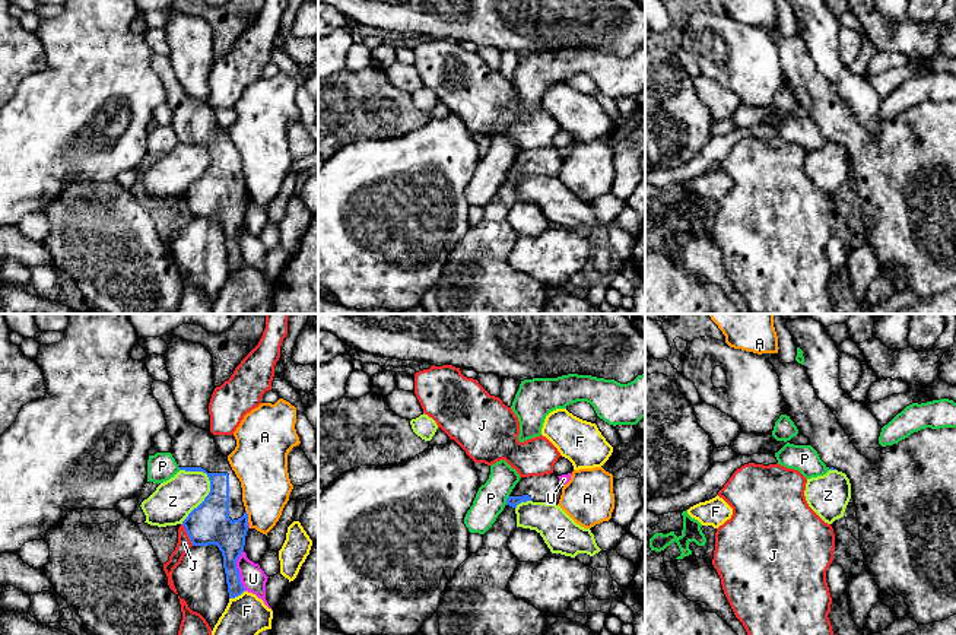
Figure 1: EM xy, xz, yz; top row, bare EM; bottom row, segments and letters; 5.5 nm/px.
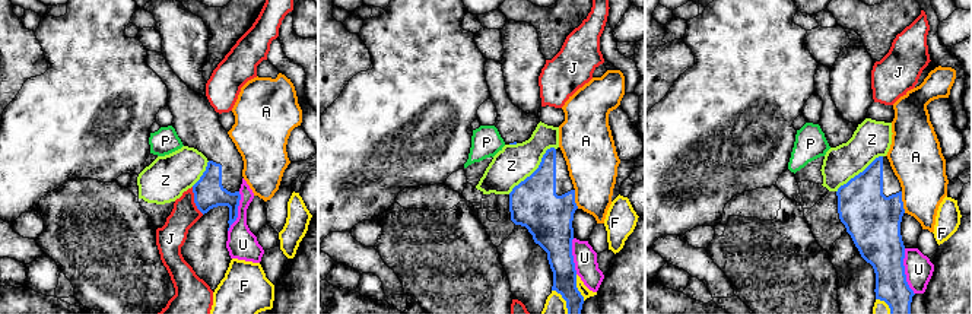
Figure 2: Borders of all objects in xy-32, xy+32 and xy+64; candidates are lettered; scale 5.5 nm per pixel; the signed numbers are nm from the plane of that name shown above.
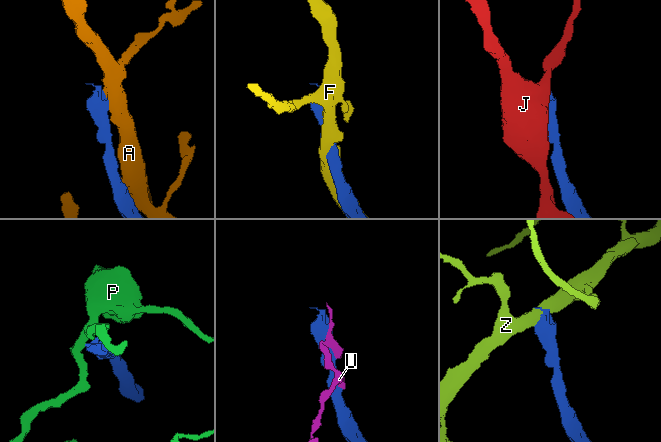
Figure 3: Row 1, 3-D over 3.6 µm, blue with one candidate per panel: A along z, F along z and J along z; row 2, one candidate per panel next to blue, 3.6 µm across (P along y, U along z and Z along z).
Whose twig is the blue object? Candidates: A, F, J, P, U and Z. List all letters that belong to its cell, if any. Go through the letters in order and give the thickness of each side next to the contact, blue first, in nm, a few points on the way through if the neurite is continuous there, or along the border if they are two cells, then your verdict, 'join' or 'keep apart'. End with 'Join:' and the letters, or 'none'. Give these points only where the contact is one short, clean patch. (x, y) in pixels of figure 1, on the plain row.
A: 220/280 nm | along xy (245, 183), (248, 194) | keep apart
F: 100/240 nm | keep apart
J: 220/80 nm | keep apart
P: 60/170 nm | along xz (508, 168), (505, 177) | keep apart
U: 180/140 nm | keep apart
Z: 220/220 nm | along xy (202, 143), (209, 154), (209, 167), (181, 196) | keep apart
Join: none

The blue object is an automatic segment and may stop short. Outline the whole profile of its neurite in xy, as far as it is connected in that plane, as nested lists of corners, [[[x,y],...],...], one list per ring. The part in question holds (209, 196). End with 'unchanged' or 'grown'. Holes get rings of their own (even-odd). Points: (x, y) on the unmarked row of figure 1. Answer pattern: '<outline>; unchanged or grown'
[[[153,54],[152,66],[165,88],[166,104],[172,111],[169,126],[180,143],[203,145],[210,153],[209,168],[188,187],[182,199],[193,219],[216,218],[219,220],[229,272],[235,272],[245,264],[236,241],[248,204],[241,155],[228,130],[217,124],[215,108],[184,91],[171,60],[162,54]]]; grown

